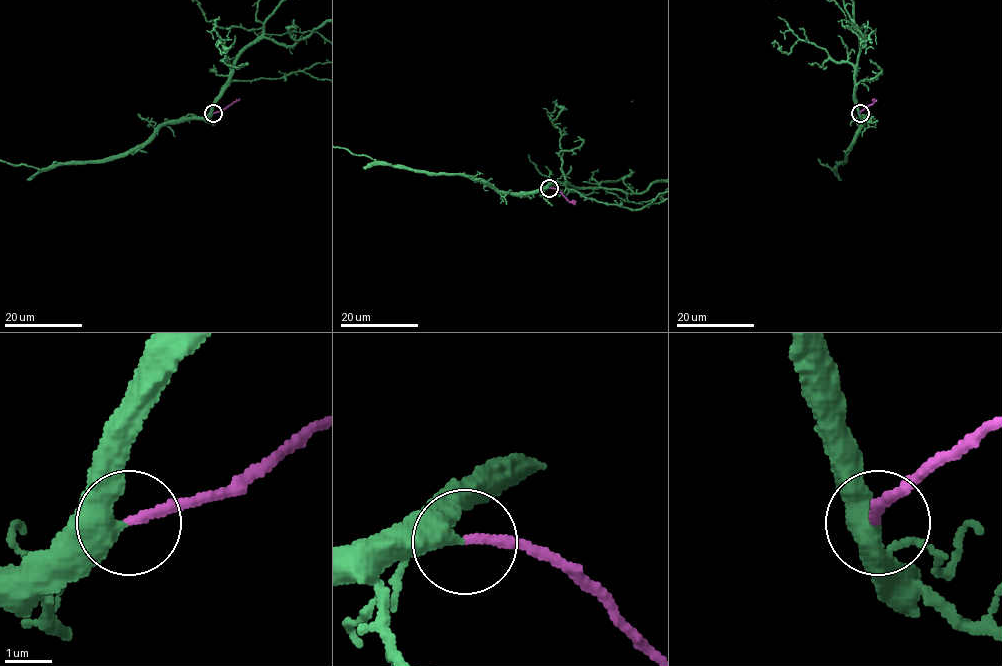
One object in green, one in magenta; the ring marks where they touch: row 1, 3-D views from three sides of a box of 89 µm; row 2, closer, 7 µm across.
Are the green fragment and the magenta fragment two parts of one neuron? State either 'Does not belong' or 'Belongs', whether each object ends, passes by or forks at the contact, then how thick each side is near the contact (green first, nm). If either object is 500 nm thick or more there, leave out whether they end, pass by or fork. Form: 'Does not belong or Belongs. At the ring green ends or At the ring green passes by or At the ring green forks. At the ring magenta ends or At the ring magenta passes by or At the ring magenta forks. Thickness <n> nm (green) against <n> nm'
Belongs. Thickness 550 nm (green) against 190 nm

